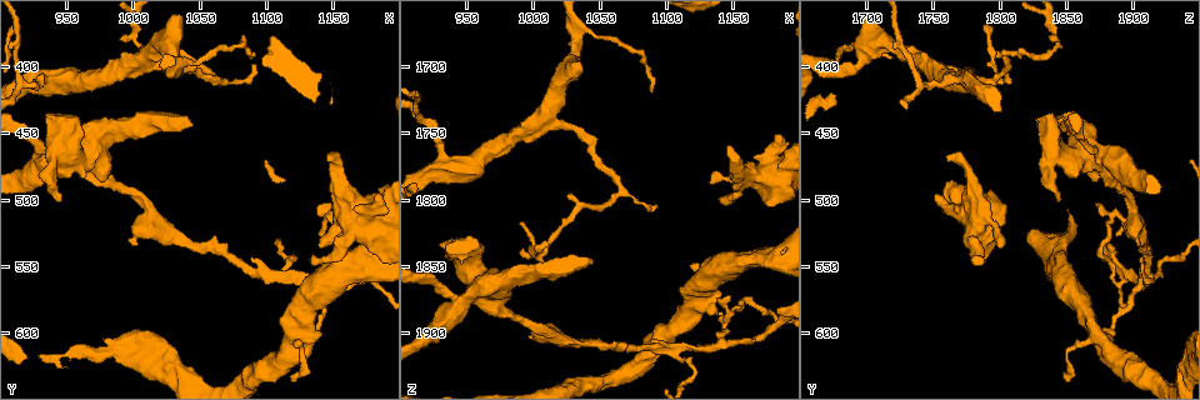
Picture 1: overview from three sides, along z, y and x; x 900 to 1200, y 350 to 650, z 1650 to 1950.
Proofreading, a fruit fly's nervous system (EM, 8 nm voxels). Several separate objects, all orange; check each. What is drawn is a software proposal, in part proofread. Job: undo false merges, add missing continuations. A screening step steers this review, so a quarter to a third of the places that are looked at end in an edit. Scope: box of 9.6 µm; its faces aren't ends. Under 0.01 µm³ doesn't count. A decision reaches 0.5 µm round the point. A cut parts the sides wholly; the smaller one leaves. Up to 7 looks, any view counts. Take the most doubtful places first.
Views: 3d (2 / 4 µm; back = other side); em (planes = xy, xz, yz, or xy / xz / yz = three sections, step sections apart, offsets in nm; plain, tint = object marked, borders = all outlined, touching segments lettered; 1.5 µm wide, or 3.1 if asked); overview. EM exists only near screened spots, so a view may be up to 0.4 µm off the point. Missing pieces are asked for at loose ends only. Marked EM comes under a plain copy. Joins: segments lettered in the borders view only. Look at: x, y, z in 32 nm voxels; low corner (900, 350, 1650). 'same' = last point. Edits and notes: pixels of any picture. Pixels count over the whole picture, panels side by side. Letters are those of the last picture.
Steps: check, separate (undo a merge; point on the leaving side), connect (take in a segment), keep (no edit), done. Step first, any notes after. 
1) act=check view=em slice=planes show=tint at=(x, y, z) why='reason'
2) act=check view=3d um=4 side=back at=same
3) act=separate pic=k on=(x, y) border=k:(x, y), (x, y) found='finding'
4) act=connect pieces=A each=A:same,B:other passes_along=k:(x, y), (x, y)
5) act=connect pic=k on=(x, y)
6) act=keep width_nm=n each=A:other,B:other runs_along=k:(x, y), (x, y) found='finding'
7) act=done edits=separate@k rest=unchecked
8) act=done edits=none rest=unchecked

act=check view=3d um=2 at=(1146, 466, 1760) why='branch stops here'

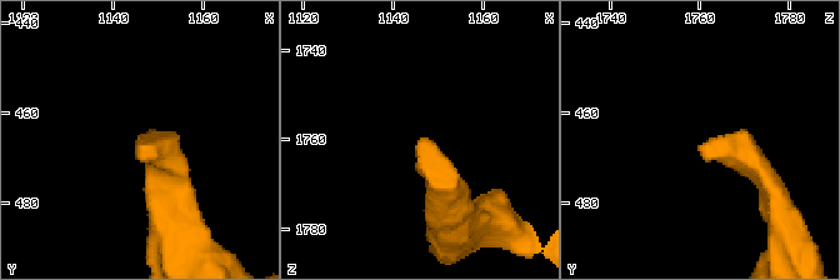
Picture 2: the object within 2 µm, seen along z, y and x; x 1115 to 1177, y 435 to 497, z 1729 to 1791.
act=check view=em slice=planes show=borders at=(1145, 468, 1760)

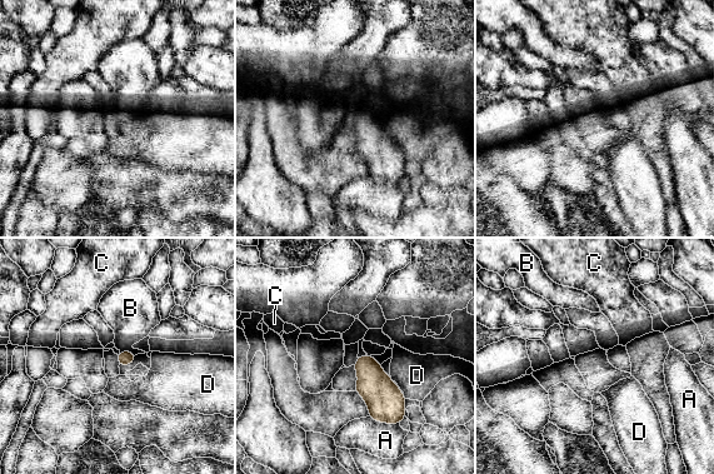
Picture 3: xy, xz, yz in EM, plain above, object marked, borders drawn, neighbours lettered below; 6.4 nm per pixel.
act=connect pieces=B longest_contact=A:200nm each=A:other,B:same,C:other,D:other passes_along=3:(124, 358), (129, 352), (131, 313) found='it goes on there'

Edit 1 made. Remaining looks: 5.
act=check view=overview why='redraw'

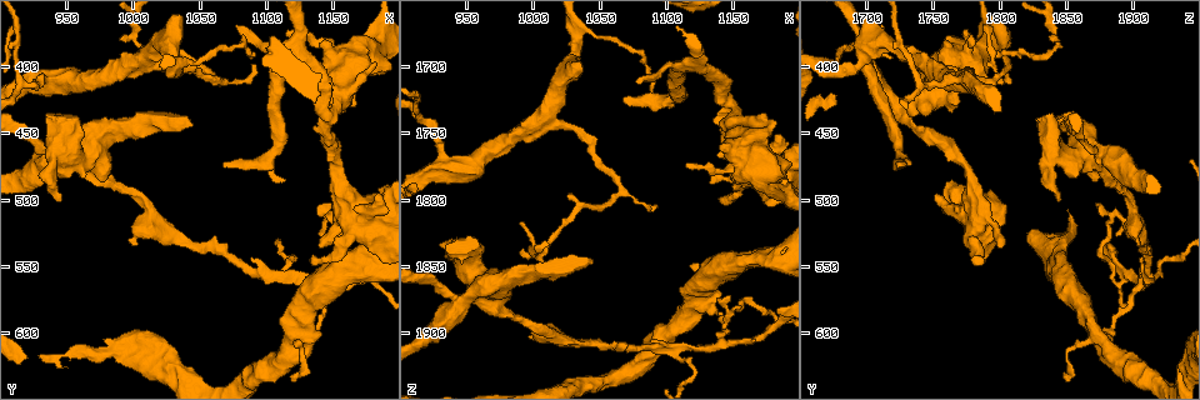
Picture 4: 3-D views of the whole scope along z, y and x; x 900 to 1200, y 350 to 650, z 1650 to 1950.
act=check view=em slice=xz step=8 show=tint at=(1090, 398, 1808) why='free end'

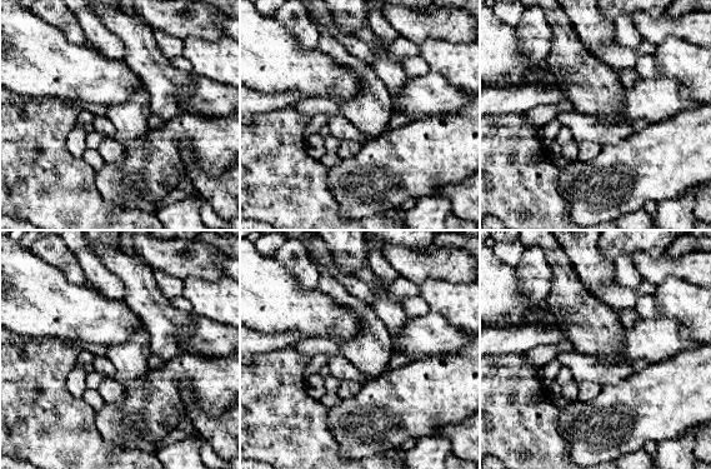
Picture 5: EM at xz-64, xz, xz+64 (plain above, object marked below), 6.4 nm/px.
act=check view=em slice=planes show=borders at=same why='cut it another way'

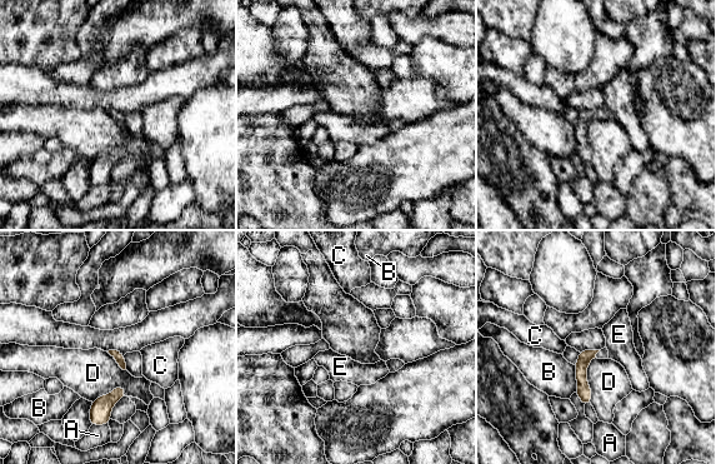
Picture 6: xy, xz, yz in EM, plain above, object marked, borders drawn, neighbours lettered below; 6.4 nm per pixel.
act=keep longest_contact=D:300nm each=A:other,B:other,C:other,D:other,E:other found='none of them fits'

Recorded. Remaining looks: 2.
act=check view=em slice=planes show=tint at=(1102, 558, 1912) why='abrupt turn'

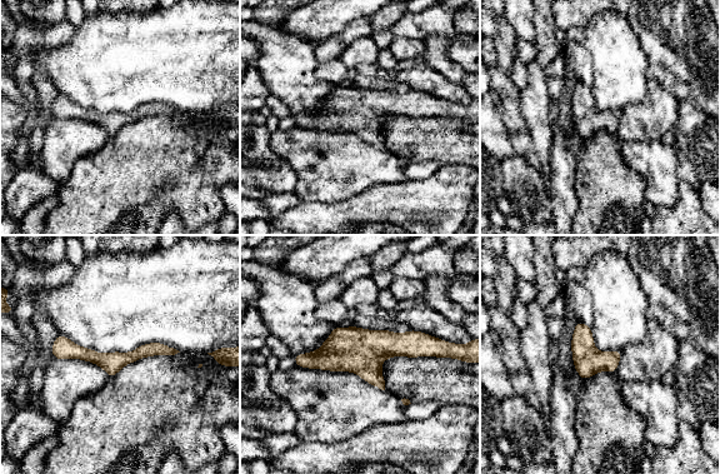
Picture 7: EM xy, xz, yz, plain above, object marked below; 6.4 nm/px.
act=check view=em slice=planes show=borders at=same

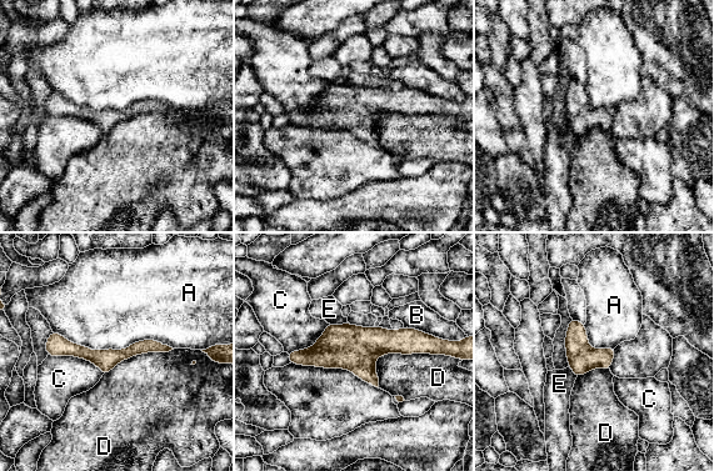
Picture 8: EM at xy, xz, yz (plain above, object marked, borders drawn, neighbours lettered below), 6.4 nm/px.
act=keep each=A:other,B:other,C:other,D:other,E:other border=8:(53, 330), (173, 349) found='continuous, no second neuron'

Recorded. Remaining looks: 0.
act=done edits=connect@3 rest=unchecked

